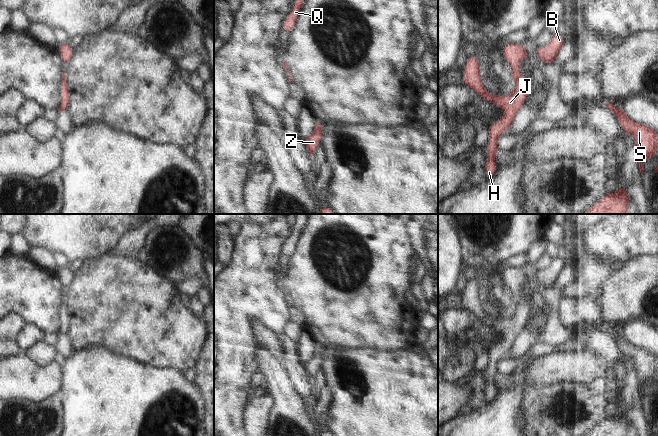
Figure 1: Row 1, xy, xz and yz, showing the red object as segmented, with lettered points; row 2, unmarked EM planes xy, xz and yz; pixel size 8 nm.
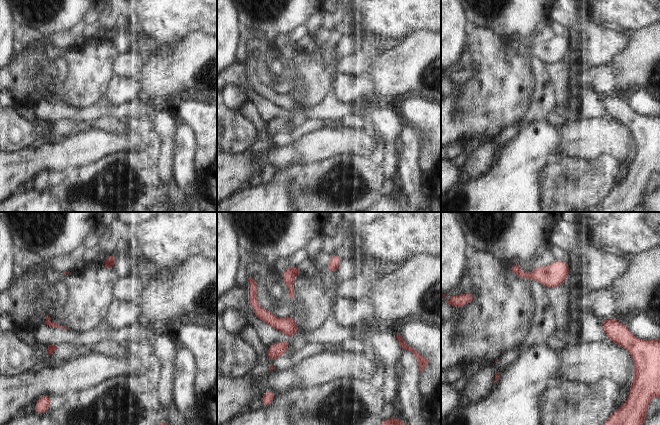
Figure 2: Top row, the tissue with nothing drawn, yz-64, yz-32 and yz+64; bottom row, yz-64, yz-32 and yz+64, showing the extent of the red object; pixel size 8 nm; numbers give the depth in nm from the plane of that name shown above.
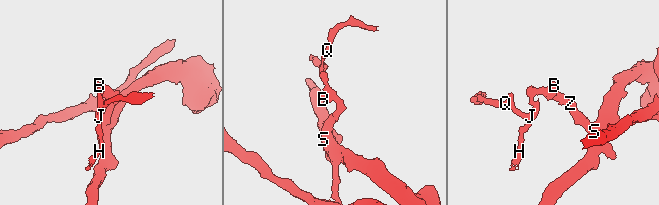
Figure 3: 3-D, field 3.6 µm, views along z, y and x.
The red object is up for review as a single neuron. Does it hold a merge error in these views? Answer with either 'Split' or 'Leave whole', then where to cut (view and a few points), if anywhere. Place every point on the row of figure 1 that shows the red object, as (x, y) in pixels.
Split. Split along yz (521, 74), (517, 82).

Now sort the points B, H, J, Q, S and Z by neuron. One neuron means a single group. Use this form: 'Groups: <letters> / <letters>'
Groups: B S Z / H J Q.

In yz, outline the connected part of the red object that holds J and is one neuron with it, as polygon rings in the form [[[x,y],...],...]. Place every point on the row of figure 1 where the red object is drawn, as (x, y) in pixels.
[[[473,55],[467,58],[465,64],[465,69],[463,71],[463,86],[472,88],[484,100],[489,103],[494,103],[496,107],[501,107],[504,110],[504,116],[500,118],[498,122],[494,122],[489,126],[485,179],[490,179],[497,170],[495,167],[495,157],[499,150],[497,140],[508,130],[515,119],[515,115],[523,107],[523,101],[527,98],[527,93],[531,91],[531,85],[523,79],[521,74],[510,95],[500,96],[488,92],[484,88],[479,74],[479,58]]]

